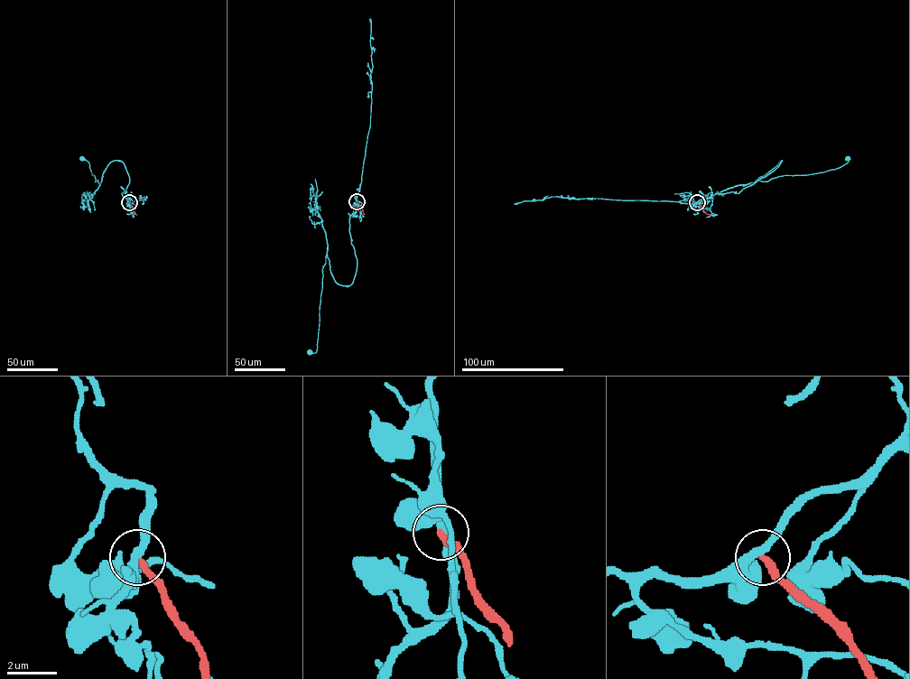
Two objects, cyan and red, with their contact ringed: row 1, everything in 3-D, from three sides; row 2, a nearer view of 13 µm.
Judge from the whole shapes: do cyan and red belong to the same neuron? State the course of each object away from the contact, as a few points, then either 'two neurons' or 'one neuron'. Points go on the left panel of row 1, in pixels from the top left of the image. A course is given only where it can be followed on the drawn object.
course cyan (130, 202), (122, 193), (129, 180), (124, 164), (111, 162), (99, 184), (95, 181), (88, 162), (82, 158); course red (130, 202), (136, 215); two neurons

